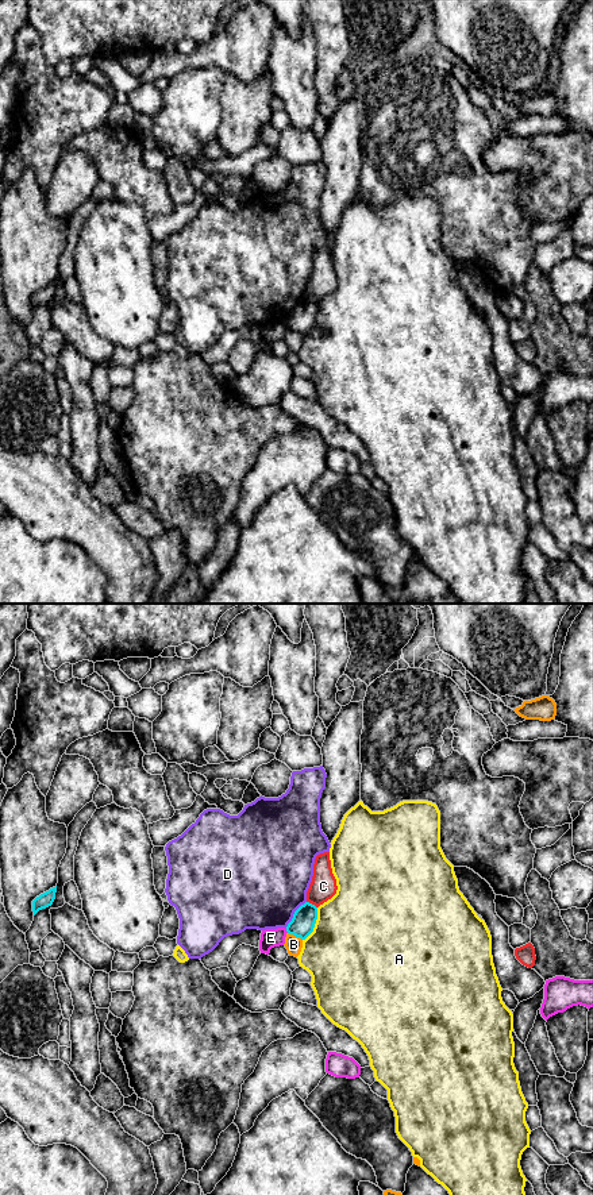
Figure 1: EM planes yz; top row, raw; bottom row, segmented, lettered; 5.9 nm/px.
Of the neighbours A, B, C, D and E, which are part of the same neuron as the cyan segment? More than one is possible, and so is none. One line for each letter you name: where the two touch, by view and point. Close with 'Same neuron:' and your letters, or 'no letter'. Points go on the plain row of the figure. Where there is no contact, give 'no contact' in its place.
Same neuron: no letter

